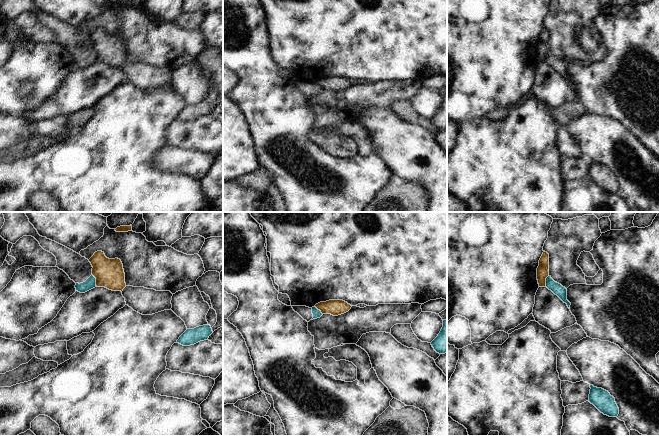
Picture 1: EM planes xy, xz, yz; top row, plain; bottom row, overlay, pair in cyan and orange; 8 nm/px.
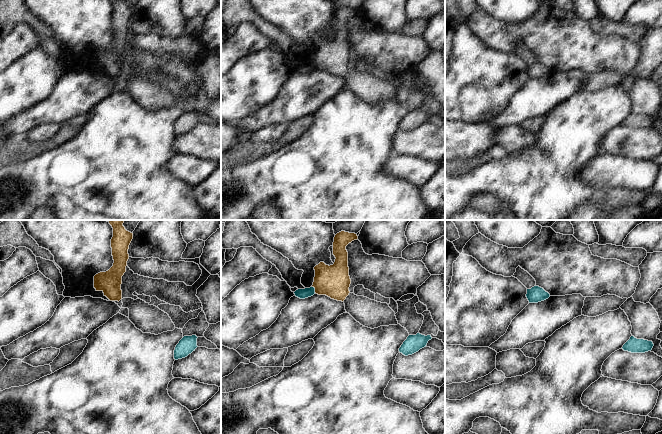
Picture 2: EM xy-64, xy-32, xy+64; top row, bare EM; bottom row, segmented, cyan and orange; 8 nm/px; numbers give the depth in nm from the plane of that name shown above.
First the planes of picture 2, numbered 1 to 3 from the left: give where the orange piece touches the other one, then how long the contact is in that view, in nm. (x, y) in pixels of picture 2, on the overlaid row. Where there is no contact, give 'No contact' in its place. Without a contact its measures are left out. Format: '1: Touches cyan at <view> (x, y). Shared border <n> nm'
1: No contact
2: Touches cyan at xy-32 (314, 289). Shared border 60 nm
3: No contact

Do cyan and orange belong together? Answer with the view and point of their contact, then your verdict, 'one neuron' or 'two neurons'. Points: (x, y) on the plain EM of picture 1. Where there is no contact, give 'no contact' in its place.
xy (95, 56) | two neurons

